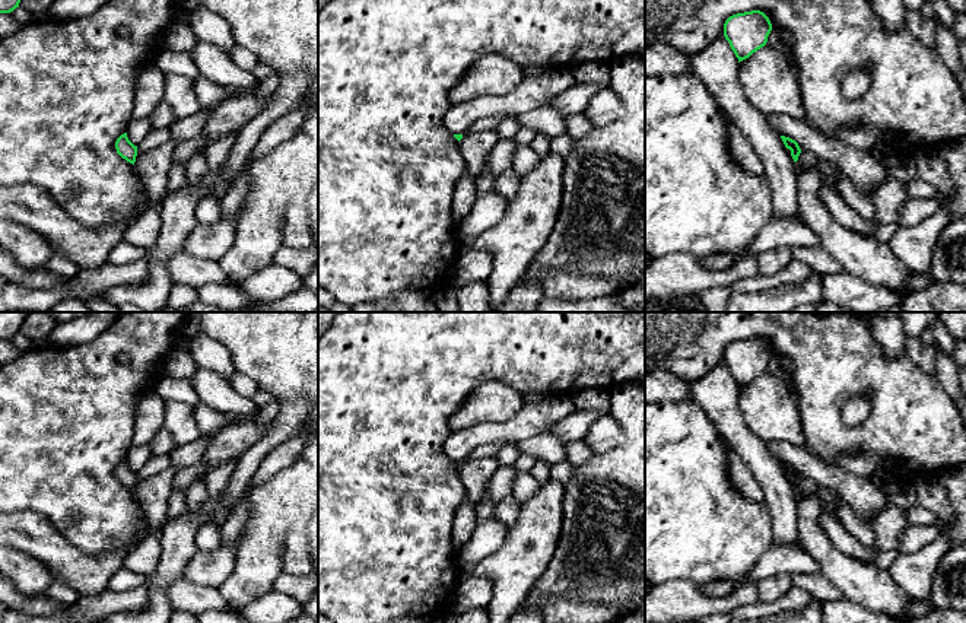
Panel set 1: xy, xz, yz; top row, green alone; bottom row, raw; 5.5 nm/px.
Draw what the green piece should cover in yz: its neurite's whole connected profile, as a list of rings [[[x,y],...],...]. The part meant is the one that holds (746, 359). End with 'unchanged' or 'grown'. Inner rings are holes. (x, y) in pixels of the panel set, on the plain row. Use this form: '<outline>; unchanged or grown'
[[[760,337],[733,341],[724,350],[724,363],[738,390],[765,374],[770,357],[772,350]]]; unchanged

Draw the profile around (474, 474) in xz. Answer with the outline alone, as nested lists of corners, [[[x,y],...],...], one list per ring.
[[[495,457],[480,458],[476,461],[465,460],[460,467],[460,477],[467,490],[467,498],[477,505],[484,495],[487,481],[498,470],[499,463]]]

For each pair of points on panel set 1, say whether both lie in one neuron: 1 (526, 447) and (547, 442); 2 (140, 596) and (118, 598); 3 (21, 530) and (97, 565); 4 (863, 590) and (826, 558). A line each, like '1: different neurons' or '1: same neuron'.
1: same neuron
2: same neuron
3: same neuron
4: same neuron

